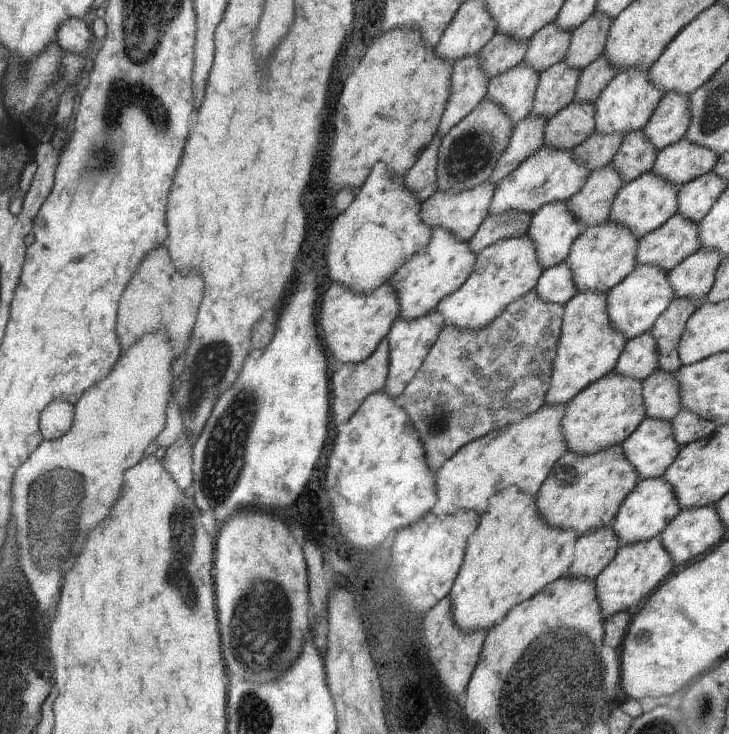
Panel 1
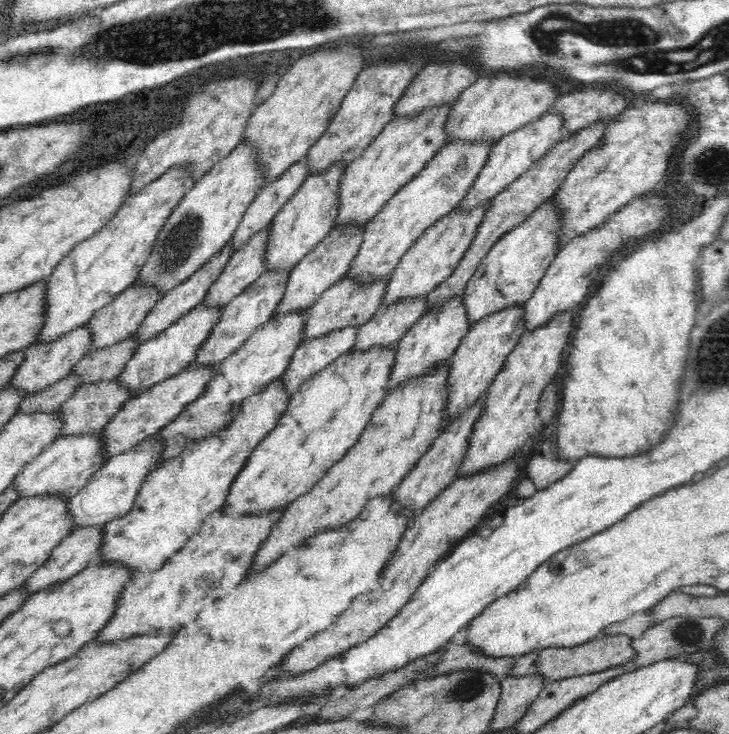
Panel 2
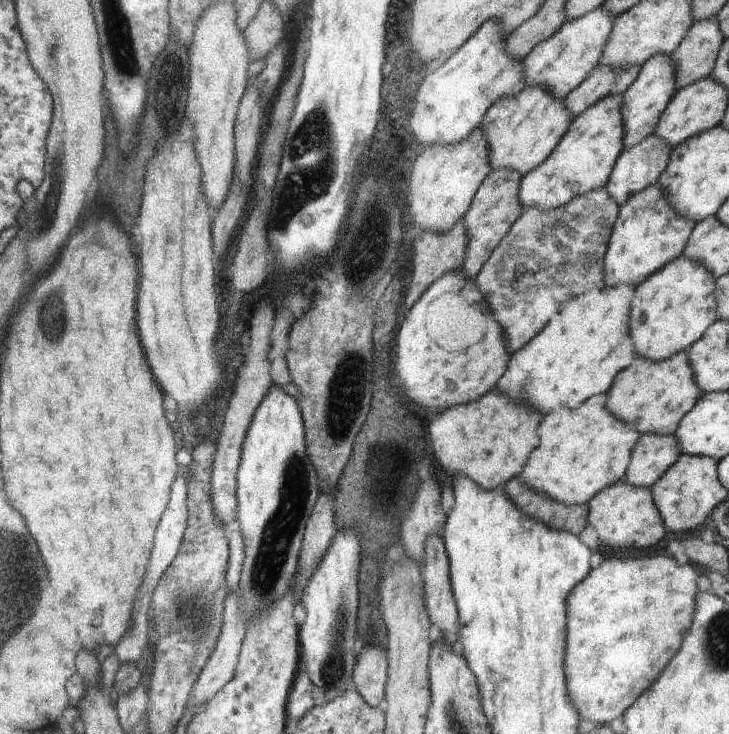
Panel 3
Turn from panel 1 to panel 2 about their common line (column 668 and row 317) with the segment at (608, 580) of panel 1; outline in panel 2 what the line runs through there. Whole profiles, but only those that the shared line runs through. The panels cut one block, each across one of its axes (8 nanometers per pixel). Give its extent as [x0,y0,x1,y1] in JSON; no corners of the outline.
[456,312,574,479]

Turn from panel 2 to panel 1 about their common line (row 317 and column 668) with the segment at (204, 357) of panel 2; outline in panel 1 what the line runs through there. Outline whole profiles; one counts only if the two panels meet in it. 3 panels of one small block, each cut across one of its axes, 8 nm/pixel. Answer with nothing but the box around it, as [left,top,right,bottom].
[637,213,700,271]

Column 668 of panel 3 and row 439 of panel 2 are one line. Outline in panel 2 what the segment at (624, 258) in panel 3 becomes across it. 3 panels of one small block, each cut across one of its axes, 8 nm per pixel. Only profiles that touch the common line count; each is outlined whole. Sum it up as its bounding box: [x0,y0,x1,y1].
[97,377,290,571]

